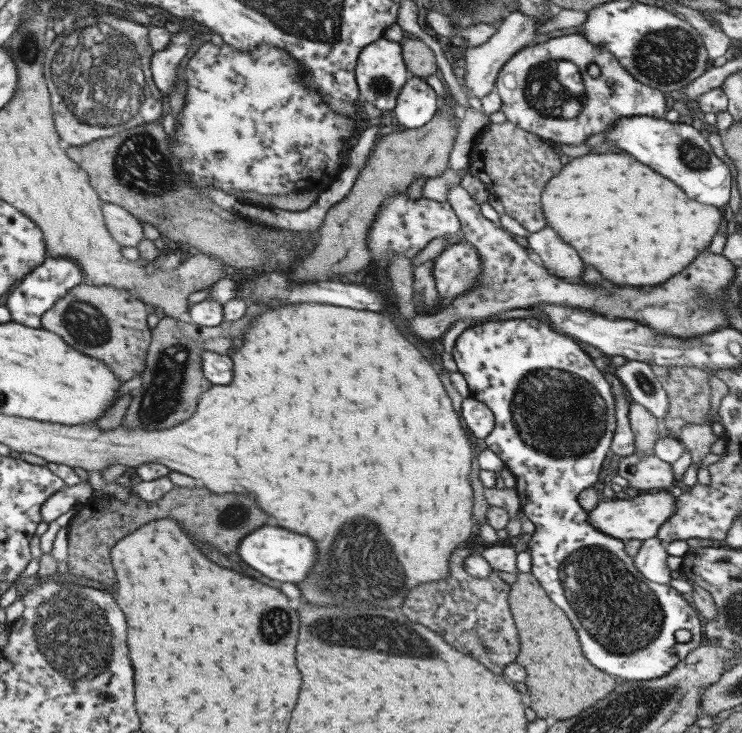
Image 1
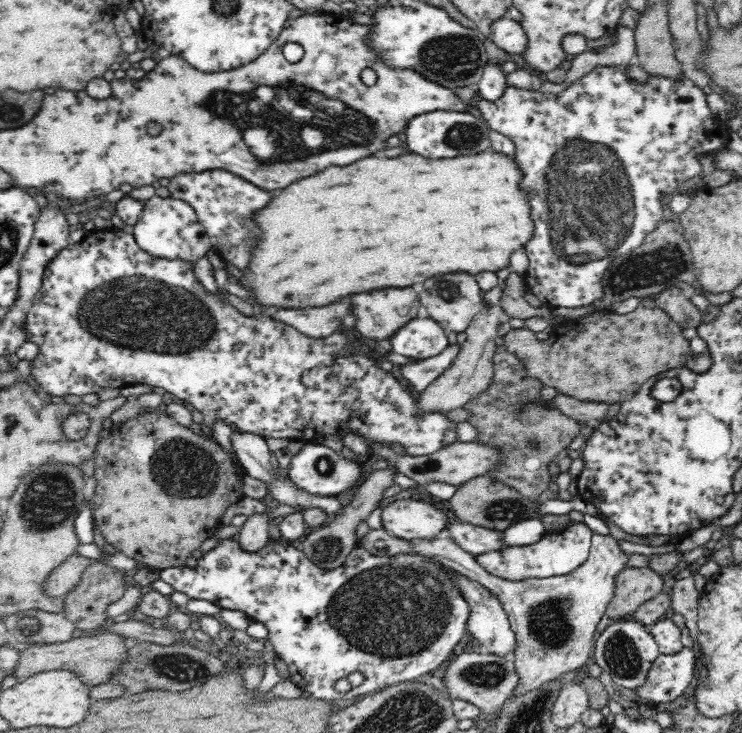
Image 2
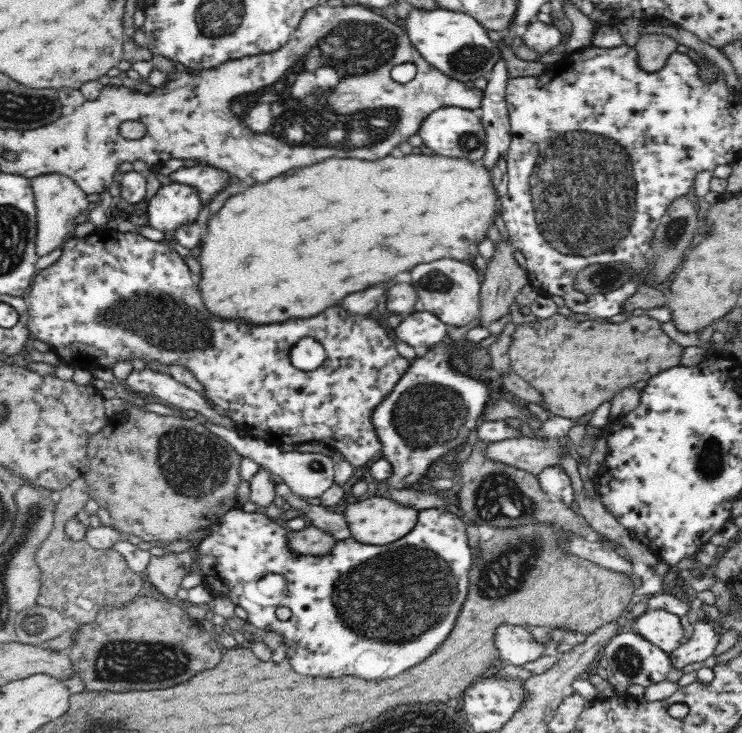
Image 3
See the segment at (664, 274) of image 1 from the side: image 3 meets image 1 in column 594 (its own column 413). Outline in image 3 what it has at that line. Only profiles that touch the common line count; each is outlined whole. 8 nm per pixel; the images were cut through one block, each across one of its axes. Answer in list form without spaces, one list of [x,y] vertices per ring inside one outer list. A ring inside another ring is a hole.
[[[408,154],[402,158],[386,156],[372,162],[356,158],[326,158],[320,164],[306,166],[302,170],[290,170],[290,174],[282,174],[266,184],[252,186],[244,194],[233,194],[226,200],[221,210],[209,219],[207,234],[201,240],[202,254],[199,262],[202,265],[202,278],[199,289],[204,304],[218,318],[240,318],[250,324],[284,322],[288,318],[310,318],[338,304],[348,294],[366,290],[374,284],[386,284],[394,280],[394,276],[410,272],[418,264],[428,264],[440,258],[454,258],[468,262],[479,255],[478,244],[488,236],[488,230],[498,214],[496,208],[498,194],[494,190],[494,183],[490,182],[490,176],[490,170],[484,164],[476,164],[474,160],[467,158],[442,158],[442,156],[424,156],[424,154]]]

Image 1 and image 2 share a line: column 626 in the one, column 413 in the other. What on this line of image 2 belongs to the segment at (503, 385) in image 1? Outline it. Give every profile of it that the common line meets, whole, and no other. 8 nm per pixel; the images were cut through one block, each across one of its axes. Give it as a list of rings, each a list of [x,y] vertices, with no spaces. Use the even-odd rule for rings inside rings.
[[[231,538],[222,541],[214,549],[208,551],[199,561],[196,568],[191,568],[186,565],[183,567],[172,567],[161,570],[159,578],[172,586],[176,592],[184,592],[190,598],[198,598],[198,600],[208,600],[213,602],[222,609],[239,610],[245,612],[250,618],[256,622],[262,622],[269,630],[267,638],[272,644],[273,650],[277,657],[282,659],[289,670],[289,678],[294,684],[297,684],[303,691],[308,691],[314,698],[334,701],[336,703],[350,704],[364,695],[374,693],[385,689],[386,687],[404,683],[408,681],[416,681],[425,679],[432,670],[438,668],[443,662],[446,662],[454,652],[458,642],[467,631],[467,622],[469,621],[470,607],[466,599],[462,597],[458,587],[446,577],[446,573],[442,569],[438,569],[438,561],[434,559],[426,559],[417,554],[397,554],[396,556],[377,557],[370,554],[364,547],[356,546],[351,550],[351,553],[346,557],[344,564],[332,570],[326,570],[313,563],[296,544],[281,540],[276,542],[268,542],[264,548],[261,548],[257,553],[248,553],[242,551],[238,541]],[[352,672],[360,672],[364,675],[362,684],[353,688],[345,694],[340,694],[334,691],[332,687],[336,680],[344,678],[352,674]]]

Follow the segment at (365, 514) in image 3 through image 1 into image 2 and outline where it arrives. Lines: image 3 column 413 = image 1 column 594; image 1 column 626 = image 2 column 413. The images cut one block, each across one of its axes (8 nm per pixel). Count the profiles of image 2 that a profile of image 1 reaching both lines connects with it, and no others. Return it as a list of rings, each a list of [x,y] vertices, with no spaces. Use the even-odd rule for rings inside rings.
[[[396,500],[386,504],[382,524],[392,536],[404,540],[434,538],[447,528],[449,516],[441,504],[423,500]]]

